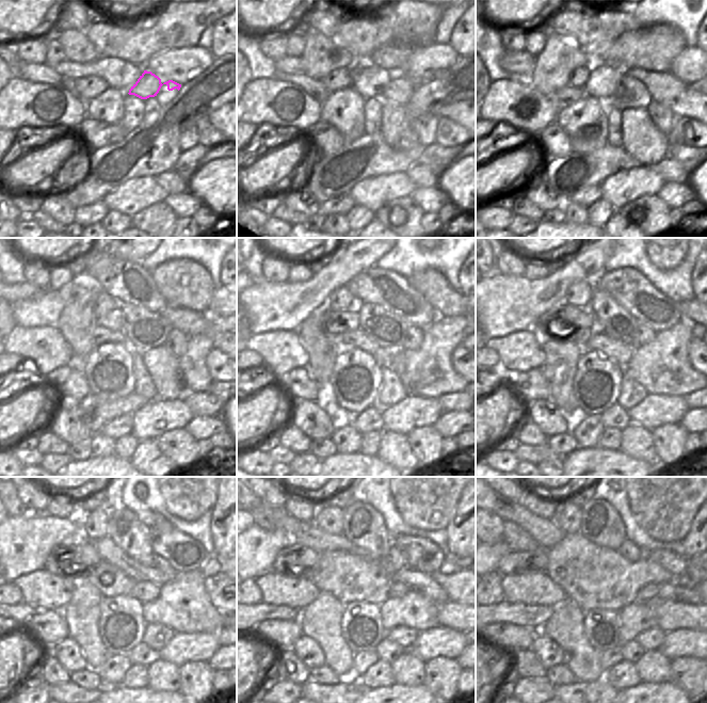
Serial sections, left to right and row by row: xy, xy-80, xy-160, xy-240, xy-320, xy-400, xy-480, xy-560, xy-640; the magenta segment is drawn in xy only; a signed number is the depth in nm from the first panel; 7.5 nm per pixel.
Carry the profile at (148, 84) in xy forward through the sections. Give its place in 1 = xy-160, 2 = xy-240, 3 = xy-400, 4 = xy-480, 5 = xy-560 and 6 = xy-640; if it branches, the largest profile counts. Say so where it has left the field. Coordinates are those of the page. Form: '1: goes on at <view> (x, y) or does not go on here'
1: goes on at xy-160 (604, 78)
2: goes on at xy-240 (114, 320)
3: goes on at xy-400 (566, 323)
4: goes on at xy-480 (78, 558)
5: goes on at xy-560 (294, 560)
6: goes on at xy-640 (515, 562)

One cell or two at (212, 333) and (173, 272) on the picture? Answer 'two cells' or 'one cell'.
one cell

